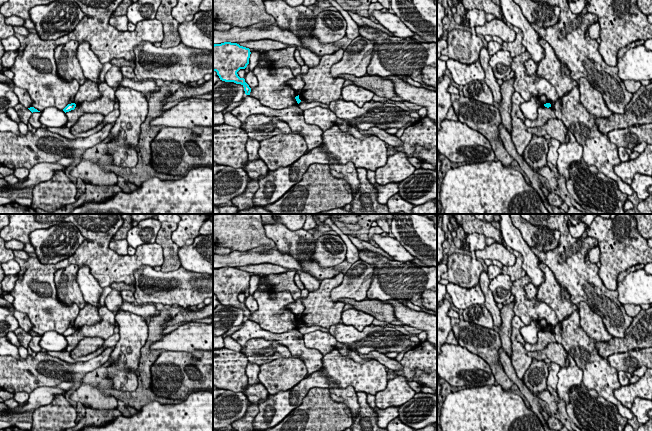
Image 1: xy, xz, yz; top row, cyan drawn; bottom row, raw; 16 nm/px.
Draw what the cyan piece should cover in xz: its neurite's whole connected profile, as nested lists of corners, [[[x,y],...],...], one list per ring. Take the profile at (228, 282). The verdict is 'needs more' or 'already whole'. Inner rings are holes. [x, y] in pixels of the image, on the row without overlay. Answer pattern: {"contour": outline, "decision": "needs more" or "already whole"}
{"contour": [[[224,266],[213,269],[213,295],[217,296],[222,305],[241,308],[246,319],[250,319],[251,312],[237,296],[247,291],[250,278],[249,272],[237,267]]], "decision": "already whole"}

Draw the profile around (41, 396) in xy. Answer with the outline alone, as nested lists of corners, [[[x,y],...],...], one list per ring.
[[[62,382],[55,387],[42,386],[29,394],[29,399],[26,403],[21,404],[13,409],[14,414],[24,413],[26,411],[34,411],[41,406],[50,404],[56,396],[65,395],[71,390],[74,382]]]

